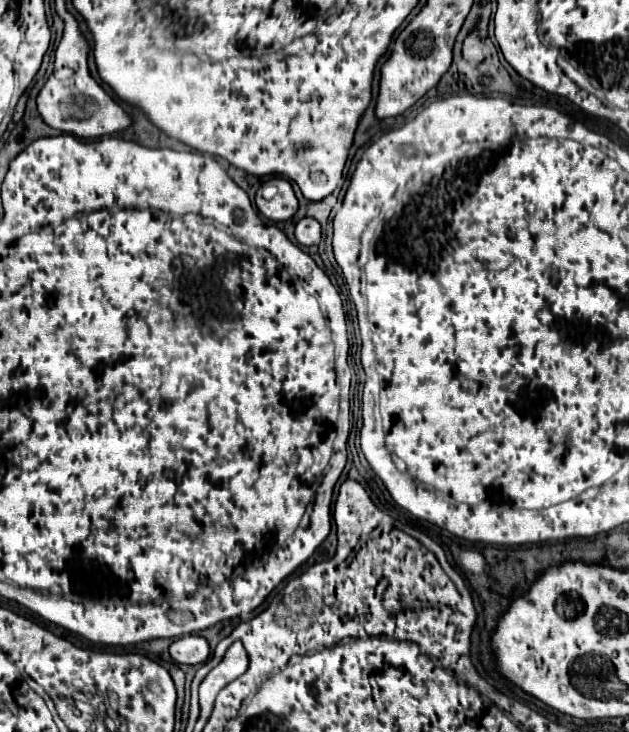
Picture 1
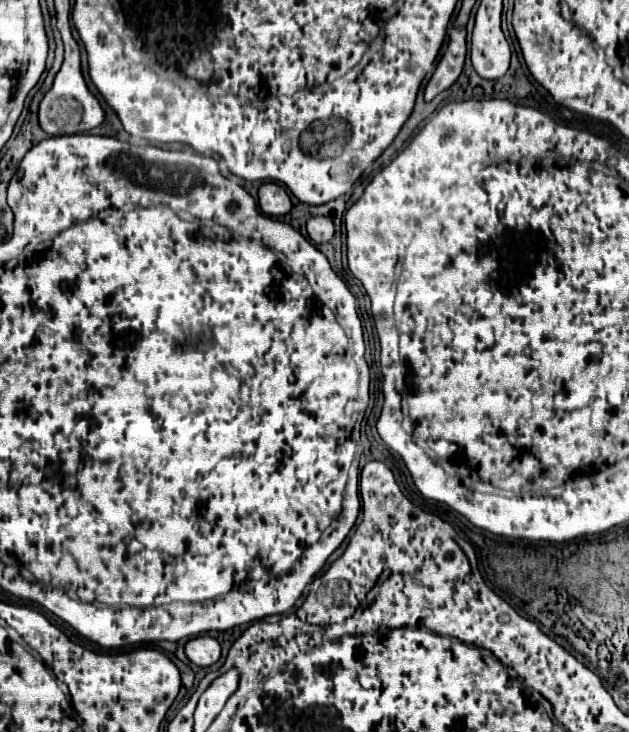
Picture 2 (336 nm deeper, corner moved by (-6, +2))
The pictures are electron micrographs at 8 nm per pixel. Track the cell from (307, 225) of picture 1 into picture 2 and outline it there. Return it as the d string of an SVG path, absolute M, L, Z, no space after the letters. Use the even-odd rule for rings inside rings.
M311 217L306 222L306 230L309 240L315 244L322 244L331 241L335 227L329 217Z

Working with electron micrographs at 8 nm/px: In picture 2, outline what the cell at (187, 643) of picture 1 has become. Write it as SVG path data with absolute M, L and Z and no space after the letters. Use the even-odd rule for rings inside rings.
M209 635L193 637L185 645L185 655L189 657L191 663L195 663L199 667L209 667L209 665L215 665L219 661L221 645L217 639L209 637Z

